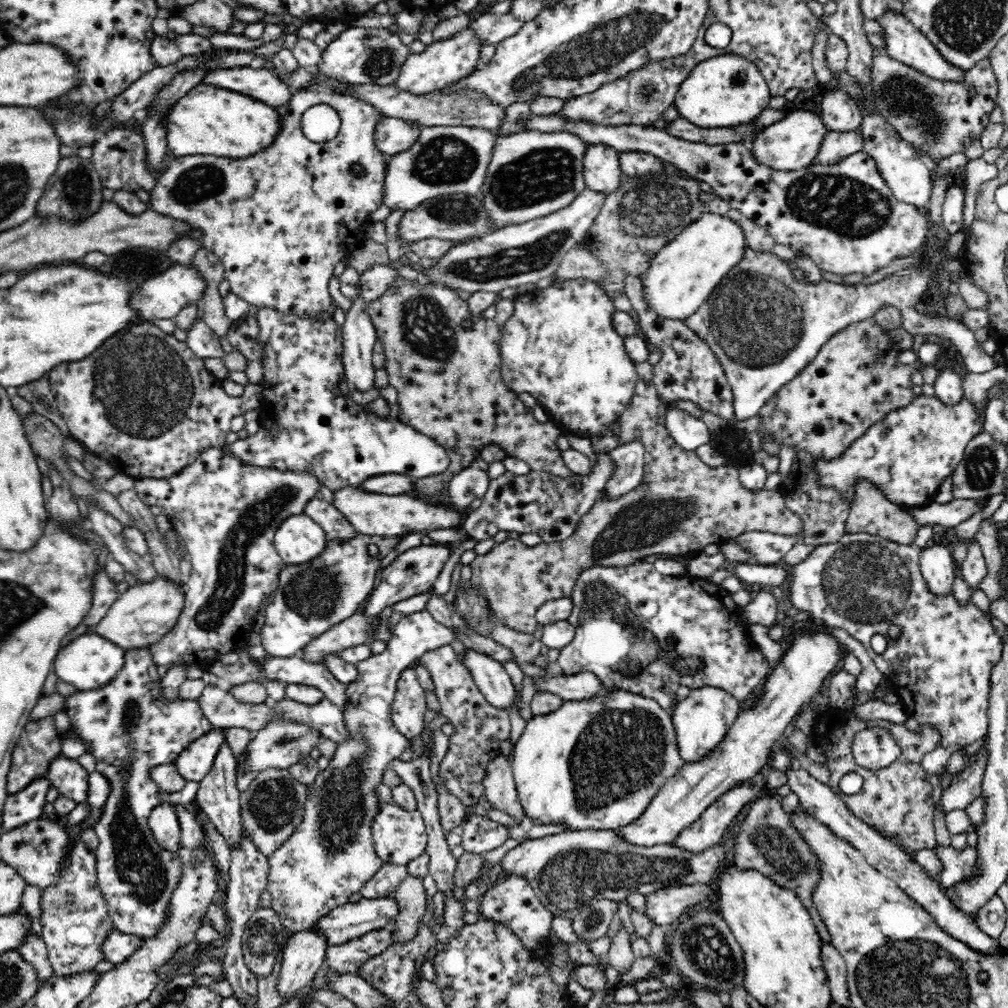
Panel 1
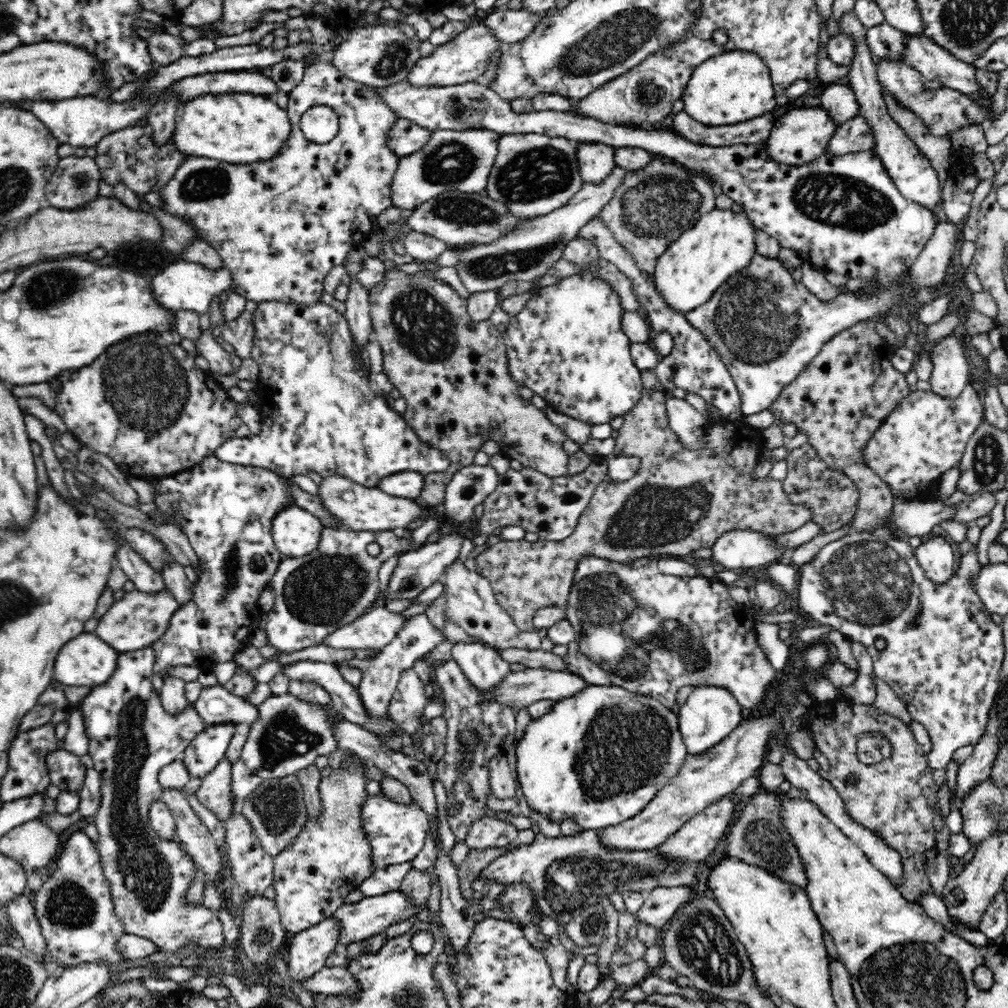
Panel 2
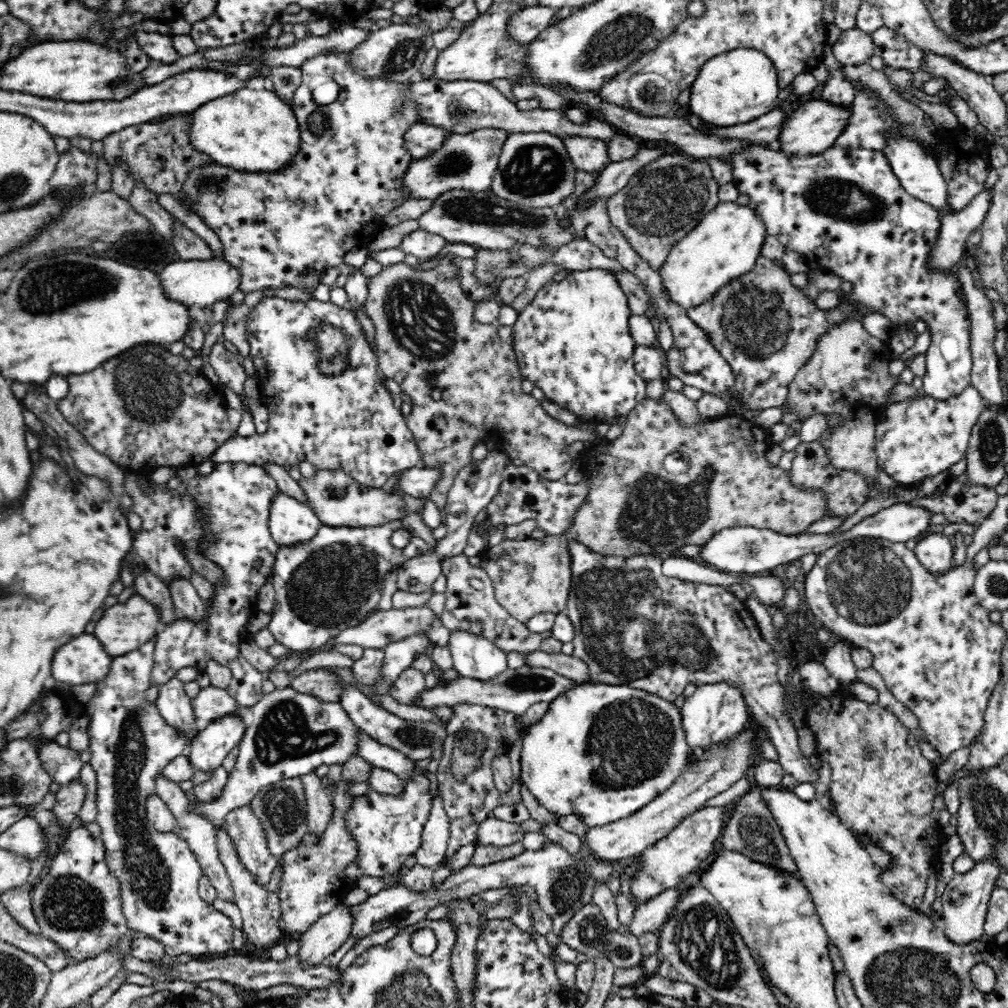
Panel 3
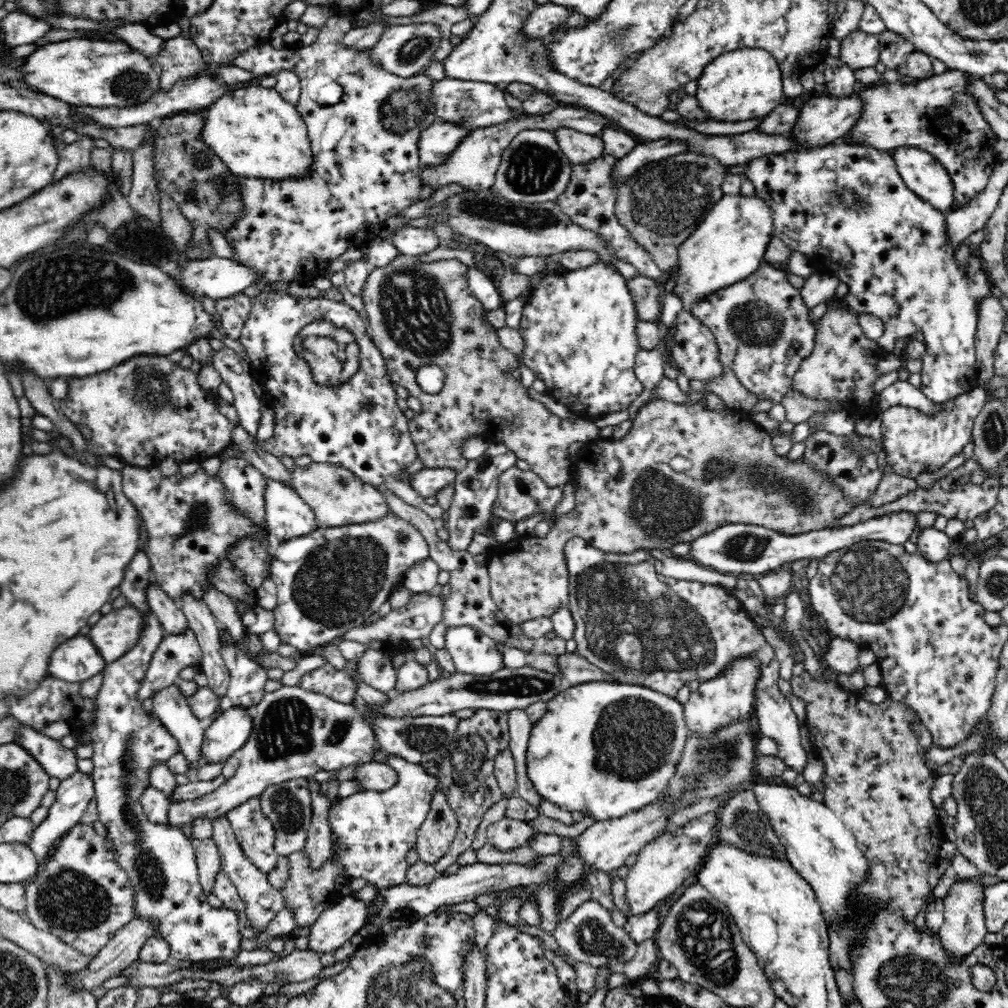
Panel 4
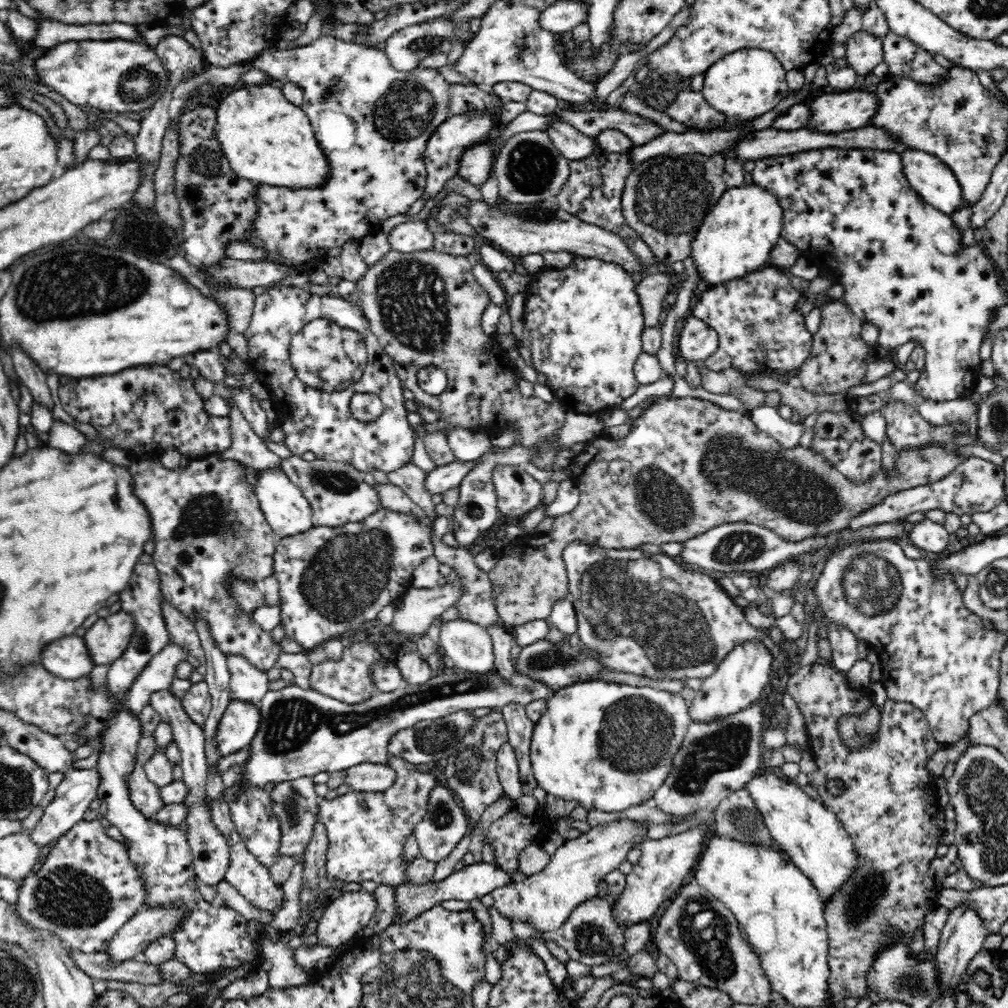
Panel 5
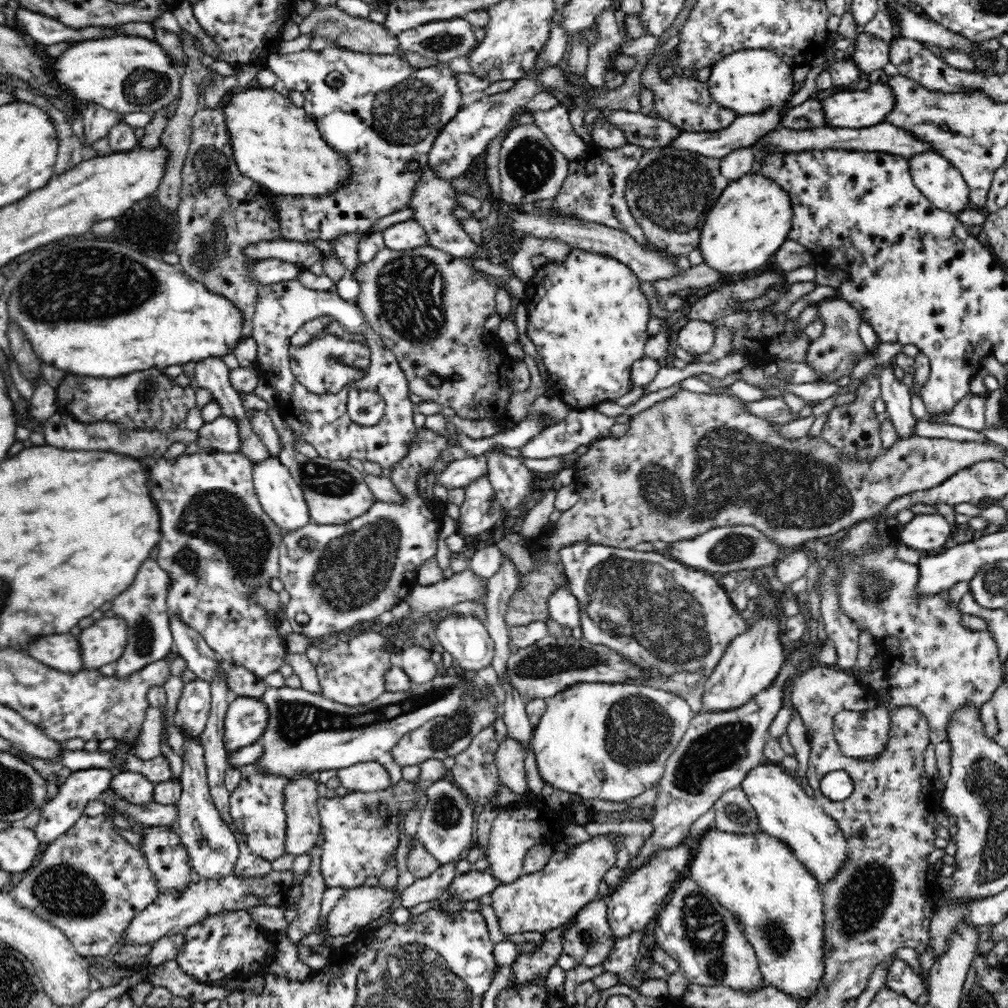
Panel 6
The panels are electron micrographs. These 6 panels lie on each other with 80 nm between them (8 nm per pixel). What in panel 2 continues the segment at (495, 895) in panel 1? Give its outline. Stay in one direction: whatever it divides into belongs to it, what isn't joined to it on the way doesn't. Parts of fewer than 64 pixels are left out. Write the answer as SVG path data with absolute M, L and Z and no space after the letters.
M524 882L506 884L495 900L495 907L509 915L508 921L512 921L522 930L532 924L534 930L541 932L540 923L546 916L539 910L533 891L529 886L524 886Z

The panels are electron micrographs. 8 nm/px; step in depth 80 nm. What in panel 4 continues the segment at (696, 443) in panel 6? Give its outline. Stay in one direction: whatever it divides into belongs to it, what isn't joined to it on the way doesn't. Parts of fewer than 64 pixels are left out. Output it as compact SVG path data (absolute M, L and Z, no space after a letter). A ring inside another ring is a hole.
M662 399L647 400L644 404L639 402L636 405L635 412L631 417L632 425L627 434L619 440L611 440L606 437L596 441L587 442L586 445L579 450L579 452L571 458L572 462L572 477L576 484L577 490L575 492L574 510L563 514L554 524L551 525L551 529L548 534L543 538L535 536L527 536L522 538L515 538L507 543L500 543L496 545L490 552L486 554L487 564L486 568L490 576L490 591L494 603L498 606L498 609L506 615L506 619L512 623L522 625L528 620L539 618L539 617L552 617L552 614L556 614L558 610L566 608L569 602L570 595L570 574L567 570L567 562L565 559L565 546L566 543L572 537L580 537L584 539L590 546L602 550L605 553L614 554L630 554L637 550L650 551L654 548L661 550L665 553L670 553L672 547L680 542L692 542L702 535L708 534L717 528L729 524L753 524L774 530L783 535L794 536L810 532L812 530L822 530L831 528L832 522L840 516L844 516L847 512L850 512L853 508L850 507L850 503L846 501L846 497L842 495L842 491L832 485L828 481L826 475L822 473L814 473L804 459L794 462L789 462L786 457L777 456L772 449L772 437L771 433L764 429L758 429L752 420L744 417L738 411L727 409L724 412L715 412L706 408L704 403L688 403L687 405L678 405L672 402L668 402ZM676 456L682 456L686 460L690 460L690 470L684 470L684 472L674 472L668 462ZM610 460L618 460L620 469L616 475L612 475L606 464Z

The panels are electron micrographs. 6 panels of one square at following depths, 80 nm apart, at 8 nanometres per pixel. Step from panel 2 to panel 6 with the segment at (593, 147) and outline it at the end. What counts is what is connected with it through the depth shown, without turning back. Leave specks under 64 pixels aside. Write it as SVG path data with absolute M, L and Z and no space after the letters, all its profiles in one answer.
M557 105L550 112L533 112L536 118L536 125L544 132L544 135L551 141L551 144L558 149L563 156L570 162L582 156L583 152L590 146L575 132L570 120L569 109L564 106Z

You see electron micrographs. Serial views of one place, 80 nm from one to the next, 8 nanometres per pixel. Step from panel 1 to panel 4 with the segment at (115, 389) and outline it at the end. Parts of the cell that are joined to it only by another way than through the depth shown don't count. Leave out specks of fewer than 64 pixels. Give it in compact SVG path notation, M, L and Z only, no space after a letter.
M136 354L124 362L118 362L118 366L112 366L110 370L106 370L94 375L86 375L83 378L66 377L68 385L68 394L59 401L59 410L68 417L76 426L84 425L91 432L91 438L88 445L90 449L100 455L108 454L114 456L116 460L124 462L124 464L134 465L140 468L151 469L158 467L160 462L165 458L173 458L176 462L202 462L207 458L218 455L226 446L233 442L233 428L235 427L218 409L218 393L204 389L198 382L198 374L186 369L168 359L167 356L160 356L159 354Z

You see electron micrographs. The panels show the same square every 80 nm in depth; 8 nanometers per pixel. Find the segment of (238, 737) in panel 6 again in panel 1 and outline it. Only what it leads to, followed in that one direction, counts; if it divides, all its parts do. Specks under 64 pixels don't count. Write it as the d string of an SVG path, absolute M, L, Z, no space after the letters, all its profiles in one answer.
M213 729L190 743L174 760L180 778L200 782L213 767L214 756L225 738L224 729Z

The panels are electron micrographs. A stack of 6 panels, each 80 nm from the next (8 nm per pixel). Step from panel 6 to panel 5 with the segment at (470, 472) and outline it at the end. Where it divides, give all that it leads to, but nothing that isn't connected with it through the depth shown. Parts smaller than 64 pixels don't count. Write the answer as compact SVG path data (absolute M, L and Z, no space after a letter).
M456 461L444 466L436 466L430 472L426 472L424 488L431 496L456 488L462 482L463 476L472 470L472 466L474 466L472 461Z

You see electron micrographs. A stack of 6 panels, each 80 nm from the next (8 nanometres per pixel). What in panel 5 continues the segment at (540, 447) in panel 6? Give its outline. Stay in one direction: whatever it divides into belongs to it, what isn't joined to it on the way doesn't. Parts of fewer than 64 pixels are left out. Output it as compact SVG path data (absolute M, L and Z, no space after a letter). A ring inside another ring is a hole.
M573 411L565 413L566 422L564 426L557 432L557 442L561 444L561 448L570 449L574 442L587 443L594 438L602 437L602 423L598 419L599 414L578 414ZM514 445L508 448L499 448L499 451L486 452L472 461L474 463L472 470L463 476L462 482L458 484L459 496L452 514L451 531L458 547L468 548L478 536L482 536L482 532L494 526L498 520L497 492L493 483L495 468L500 465L523 465L528 460L530 460L530 449Z

